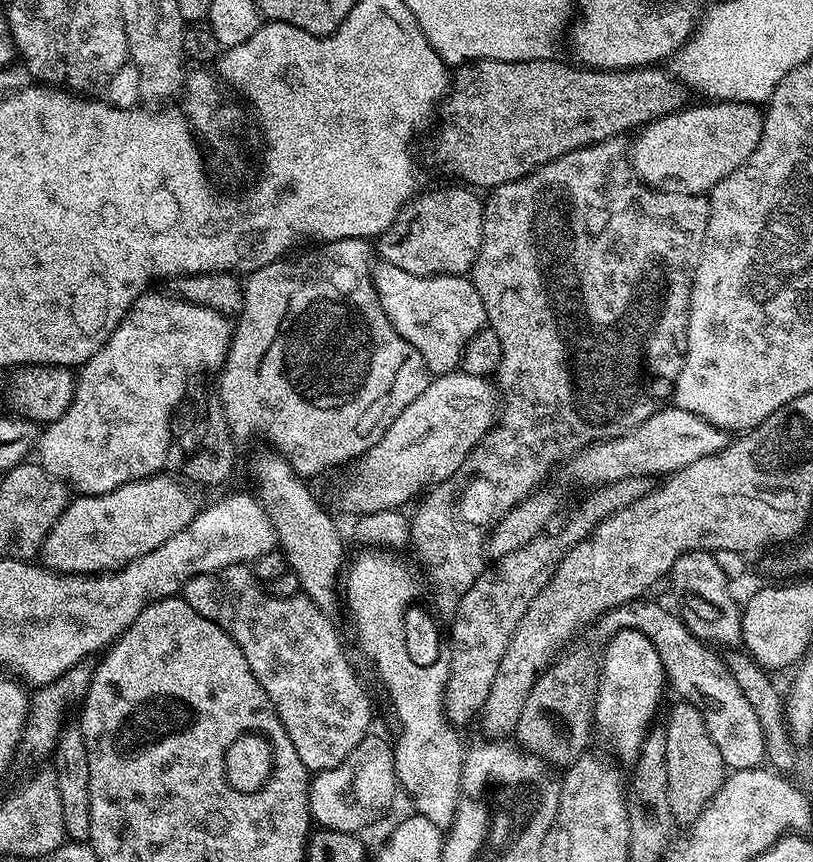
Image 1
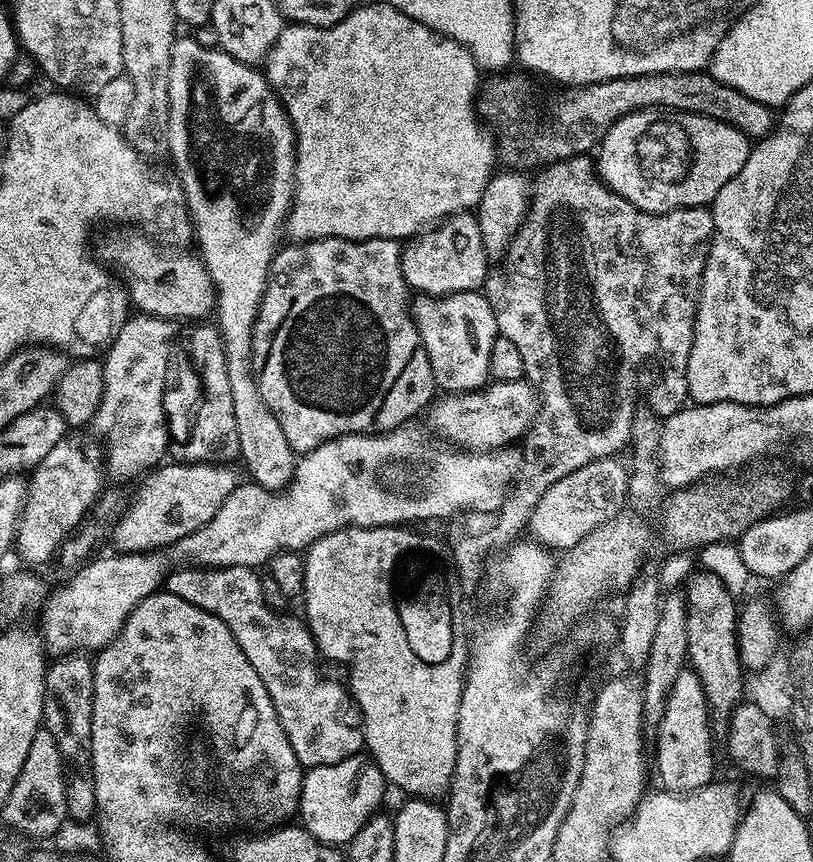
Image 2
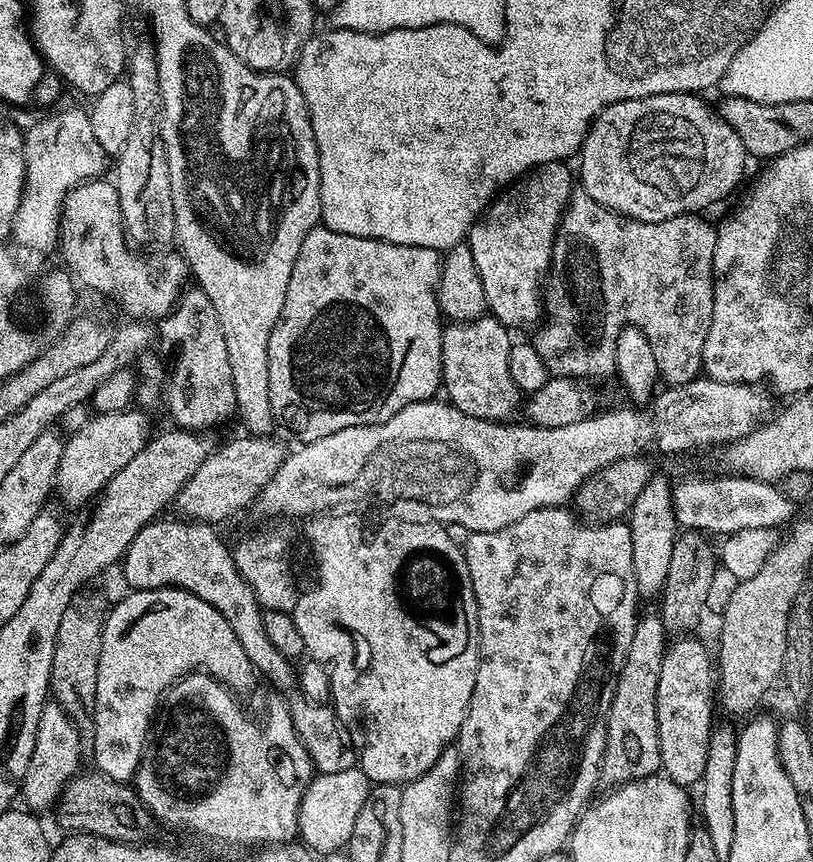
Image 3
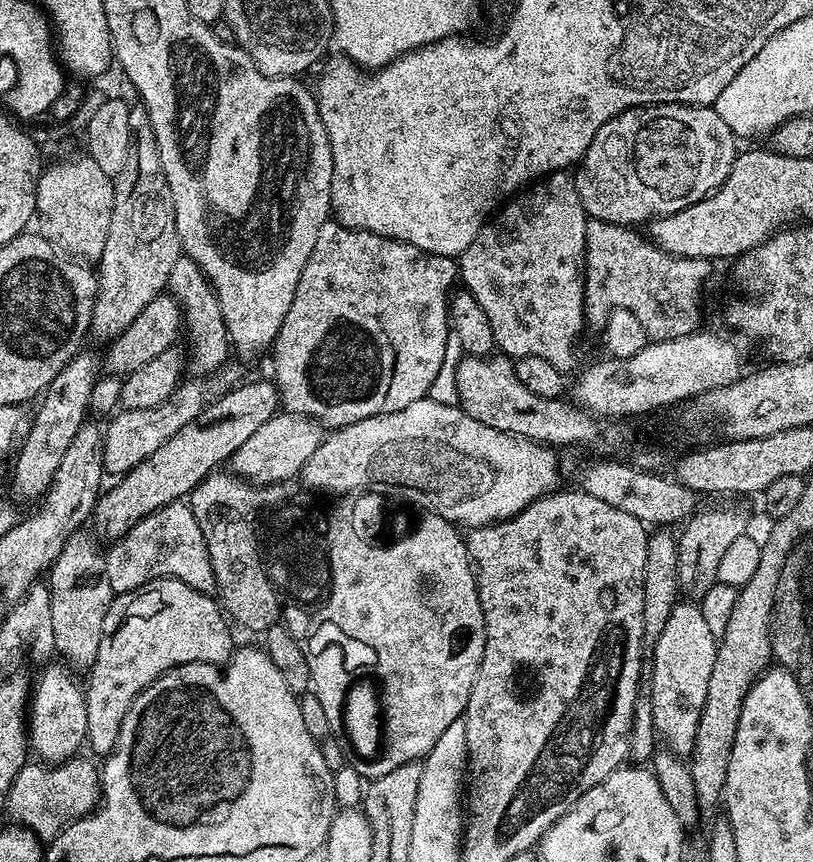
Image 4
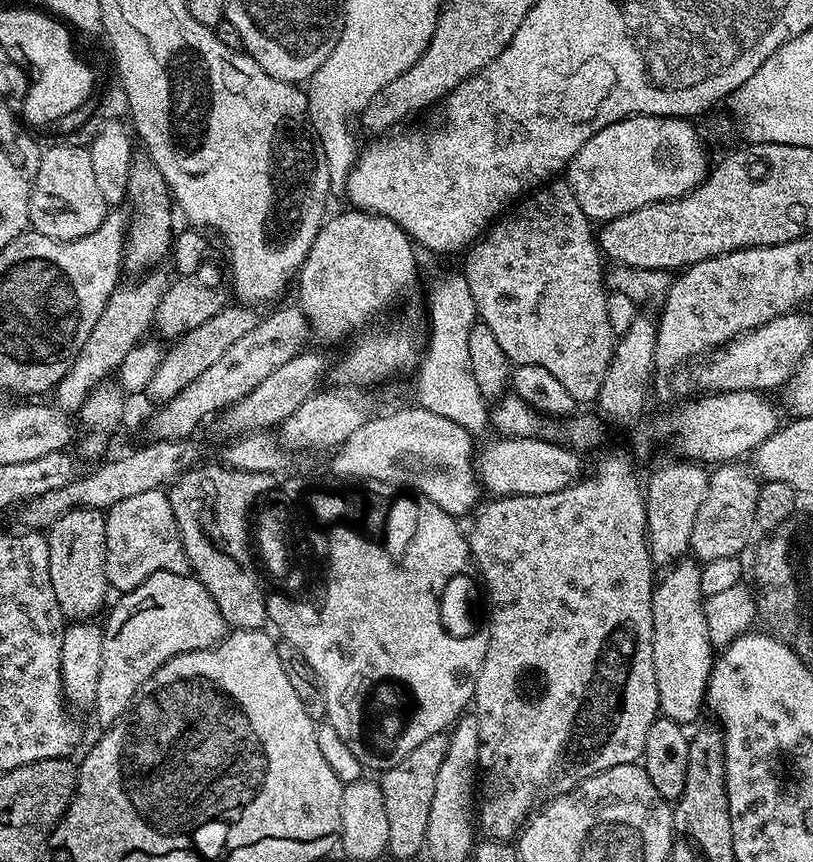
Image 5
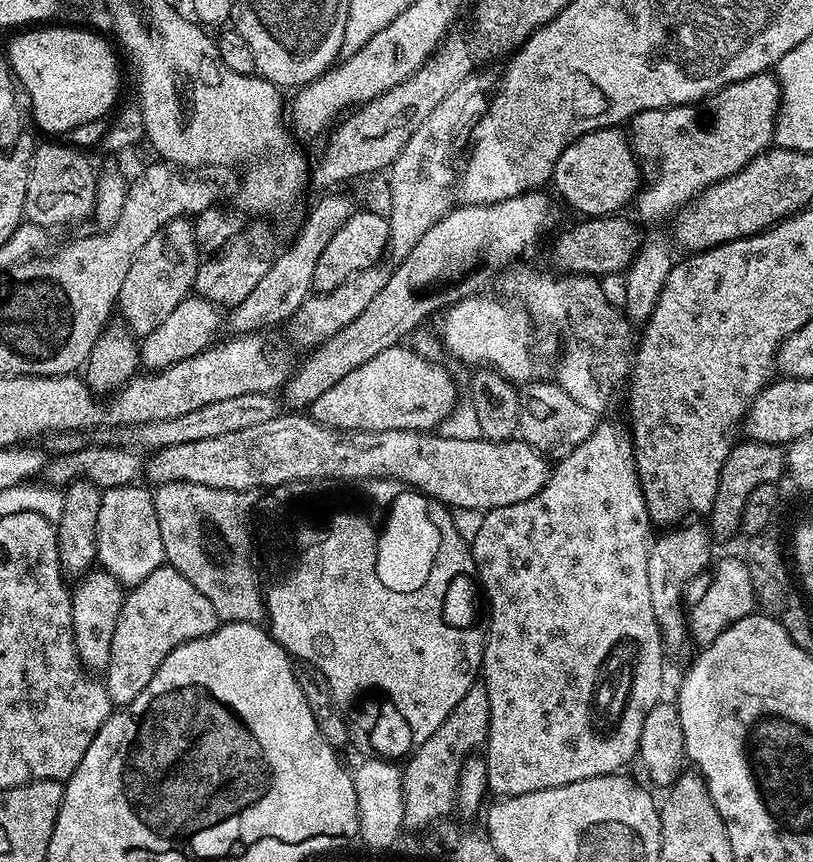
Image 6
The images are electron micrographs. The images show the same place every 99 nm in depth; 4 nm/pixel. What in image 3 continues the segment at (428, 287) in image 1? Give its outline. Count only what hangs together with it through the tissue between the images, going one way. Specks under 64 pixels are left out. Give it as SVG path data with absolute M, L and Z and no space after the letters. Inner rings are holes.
M485 314L478 320L452 322L444 329L442 338L442 392L447 403L453 404L462 414L470 414L479 420L508 422L513 419L516 407L521 407L522 393L514 378L510 378L510 350L514 343L509 329L505 328L495 316Z

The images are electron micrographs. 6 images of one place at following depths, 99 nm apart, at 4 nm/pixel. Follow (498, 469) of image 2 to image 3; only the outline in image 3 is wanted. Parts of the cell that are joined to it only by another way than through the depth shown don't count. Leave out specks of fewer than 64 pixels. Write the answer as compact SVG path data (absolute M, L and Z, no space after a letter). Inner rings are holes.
M697 378L685 384L665 387L663 390L664 393L661 394L660 392L651 401L650 409L652 408L652 413L649 416L639 407L627 406L628 408L612 408L609 412L600 410L587 416L585 420L579 420L576 424L554 426L553 428L538 428L531 422L524 422L524 425L520 425L512 422L479 420L470 414L462 414L462 410L458 410L453 404L447 402L439 404L439 399L436 398L423 400L398 410L398 414L394 414L394 418L390 418L384 424L350 426L346 430L338 430L338 434L326 434L326 438L318 438L318 442L301 443L297 452L289 451L285 455L282 466L278 466L274 478L270 478L268 485L261 490L258 505L260 504L262 511L269 512L272 516L312 518L325 510L339 509L336 508L339 504L348 504L351 500L357 500L360 504L377 504L380 508L388 508L387 515L389 517L406 522L430 522L431 524L443 524L445 526L457 524L458 527L464 528L463 530L468 532L493 532L518 522L518 518L526 518L526 514L530 514L535 508L558 508L567 505L575 497L577 490L582 486L582 482L586 482L586 478L590 478L596 472L601 472L604 468L608 468L622 458L647 453L648 447L657 448L660 452L692 452L695 448L706 448L710 444L727 446L760 427L765 420L769 419L770 413L773 411L771 400L773 397L763 387L754 384L735 384L734 382L718 382L707 378Z

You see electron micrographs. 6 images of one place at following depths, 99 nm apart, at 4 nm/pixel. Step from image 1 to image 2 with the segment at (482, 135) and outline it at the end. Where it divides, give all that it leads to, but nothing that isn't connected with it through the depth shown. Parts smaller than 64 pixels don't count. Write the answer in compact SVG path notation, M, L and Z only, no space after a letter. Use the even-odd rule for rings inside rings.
M703 71L618 78L589 84L587 88L572 88L569 96L560 96L549 106L547 124L544 120L524 120L528 116L528 84L523 80L525 77L503 76L489 79L492 81L483 85L478 96L478 112L485 121L493 120L500 127L498 156L512 170L539 169L558 160L591 153L610 126L618 122L618 118L643 108L662 108L714 118L740 129L740 133L752 142L767 136L778 120L777 113L768 105L754 102L754 98L746 98L746 94L718 82Z

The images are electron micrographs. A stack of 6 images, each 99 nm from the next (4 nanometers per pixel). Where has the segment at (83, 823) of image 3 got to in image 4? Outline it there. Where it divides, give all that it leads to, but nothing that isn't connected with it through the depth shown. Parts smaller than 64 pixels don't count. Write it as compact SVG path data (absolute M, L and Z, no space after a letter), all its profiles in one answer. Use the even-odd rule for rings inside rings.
M77 754L71 760L51 766L43 762L25 763L6 793L8 812L16 819L13 821L29 828L37 840L50 842L66 824L90 815L100 803L100 773L97 761L92 760Z

